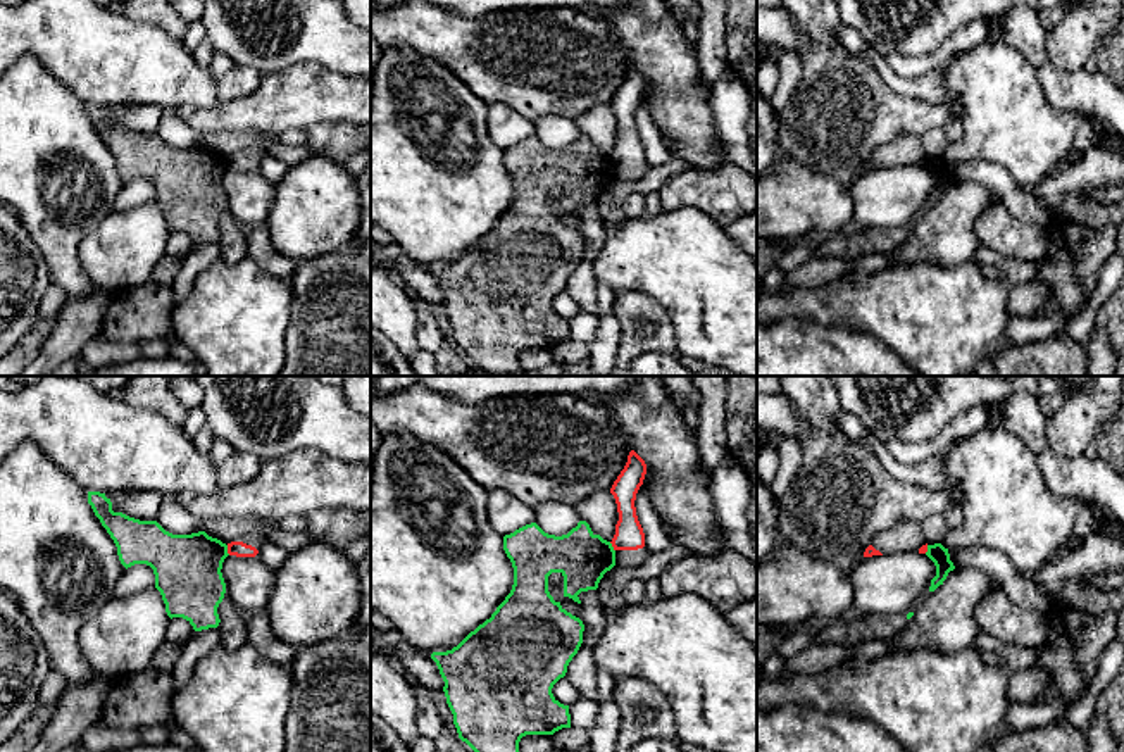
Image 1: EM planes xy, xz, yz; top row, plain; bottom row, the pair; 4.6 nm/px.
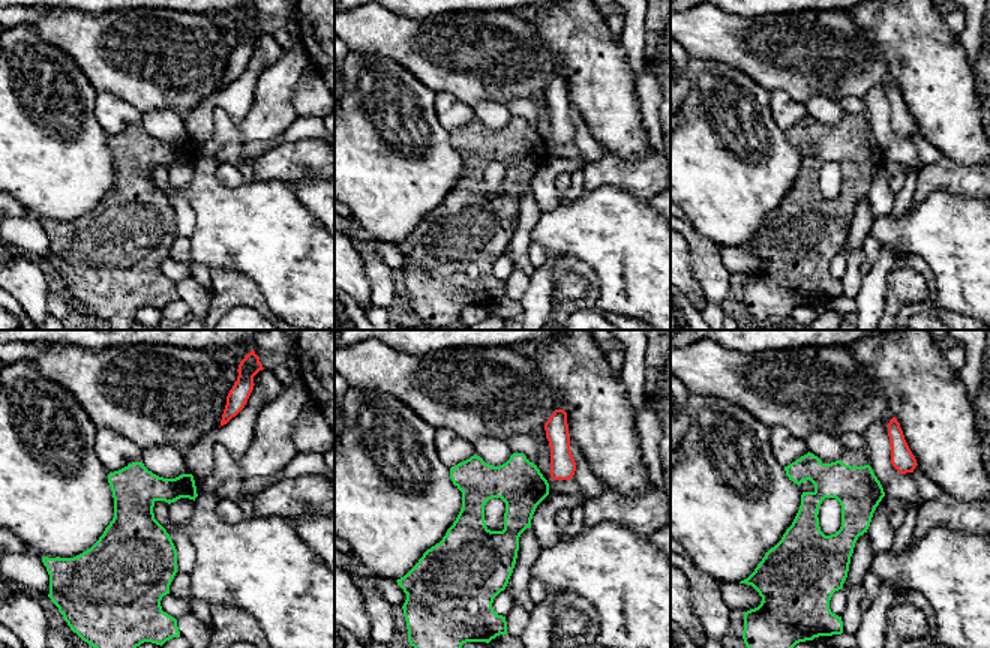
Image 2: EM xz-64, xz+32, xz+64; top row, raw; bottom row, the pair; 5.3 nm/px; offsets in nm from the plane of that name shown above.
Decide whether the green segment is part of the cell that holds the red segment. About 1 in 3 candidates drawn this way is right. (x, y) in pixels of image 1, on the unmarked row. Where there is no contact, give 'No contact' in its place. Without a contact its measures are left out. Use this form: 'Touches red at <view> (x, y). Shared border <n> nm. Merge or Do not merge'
Touches red at xy (228, 164). Shared border 50 nm. Do not merge

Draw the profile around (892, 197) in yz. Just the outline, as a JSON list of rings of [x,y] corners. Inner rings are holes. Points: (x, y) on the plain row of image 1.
[[[919,166],[864,171],[850,186],[859,229],[903,228],[929,209],[934,176]]]

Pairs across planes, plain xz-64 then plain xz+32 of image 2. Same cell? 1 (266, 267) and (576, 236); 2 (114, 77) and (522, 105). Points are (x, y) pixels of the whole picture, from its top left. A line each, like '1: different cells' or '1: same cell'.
1: same cell
2: different cells

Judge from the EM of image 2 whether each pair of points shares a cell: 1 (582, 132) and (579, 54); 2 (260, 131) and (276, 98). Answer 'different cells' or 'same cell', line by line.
1: different cells
2: same cell

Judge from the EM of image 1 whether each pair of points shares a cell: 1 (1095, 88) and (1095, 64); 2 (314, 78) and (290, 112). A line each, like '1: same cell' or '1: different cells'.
1: different cells
2: same cell

